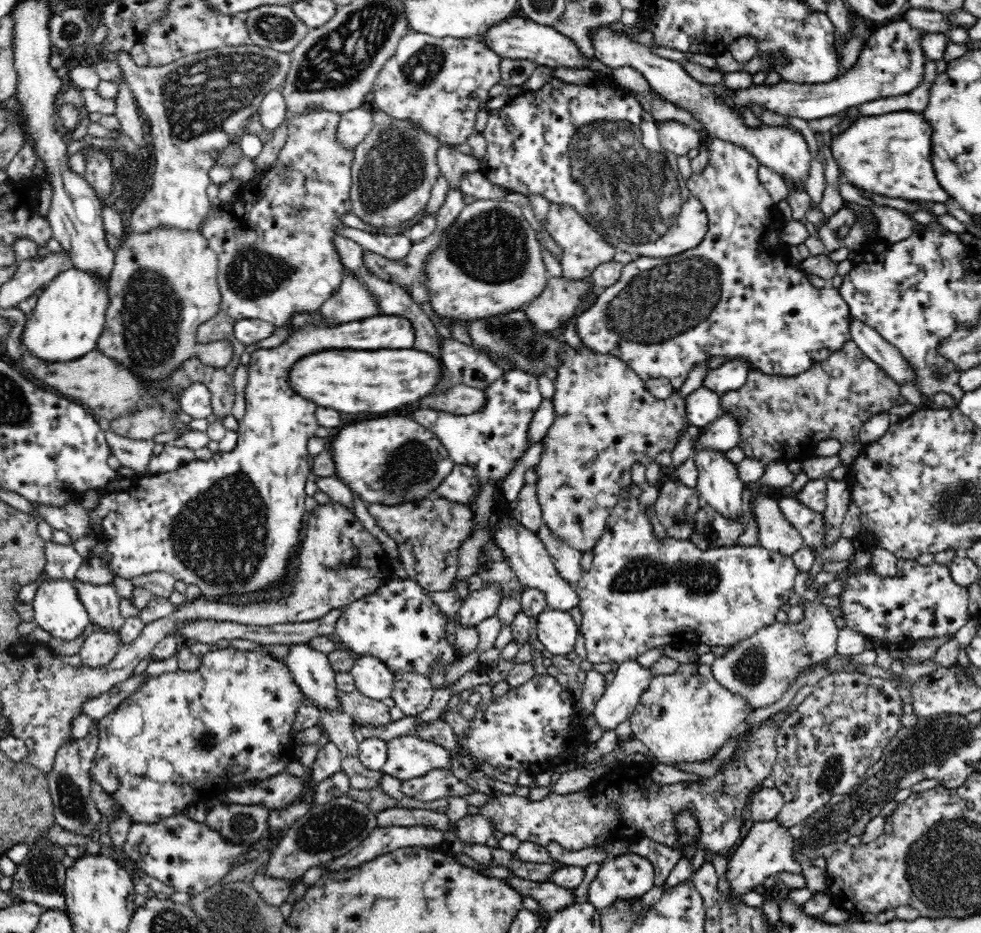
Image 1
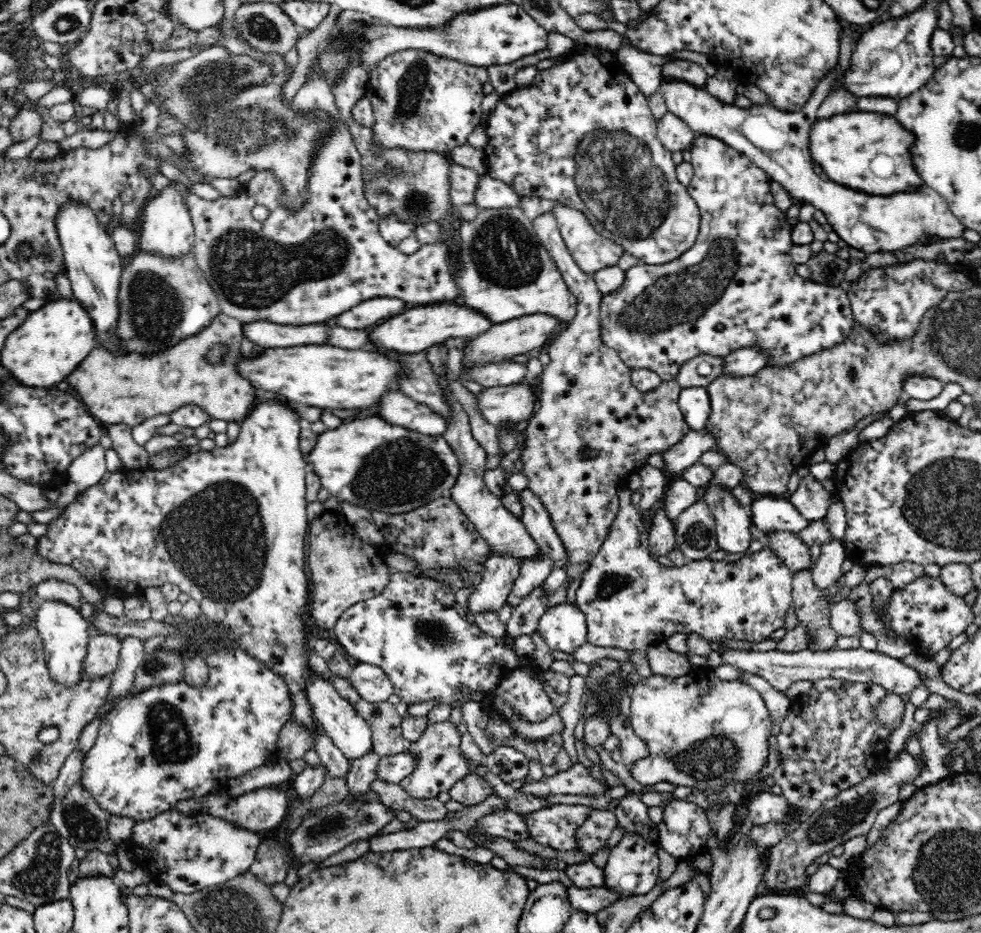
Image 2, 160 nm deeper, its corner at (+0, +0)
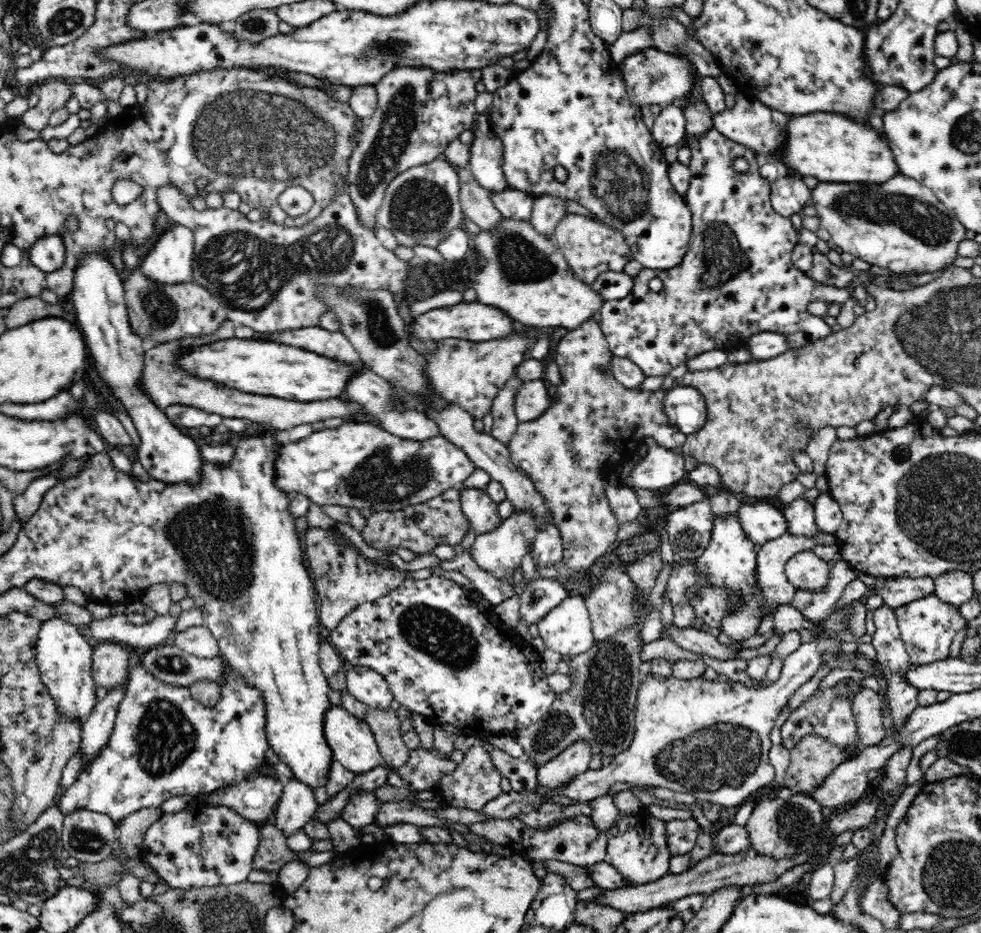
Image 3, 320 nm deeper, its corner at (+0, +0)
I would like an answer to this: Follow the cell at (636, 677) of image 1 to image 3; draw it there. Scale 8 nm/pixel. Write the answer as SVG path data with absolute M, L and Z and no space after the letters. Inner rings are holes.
M580 741L566 748L556 758L537 768L537 786L546 791L557 791L576 775L586 772L590 762L590 745Z

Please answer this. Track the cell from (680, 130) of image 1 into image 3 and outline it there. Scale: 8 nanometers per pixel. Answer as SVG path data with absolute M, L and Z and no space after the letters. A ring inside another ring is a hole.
M679 104L662 106L651 130L654 140L663 148L680 146L684 139L684 113Z

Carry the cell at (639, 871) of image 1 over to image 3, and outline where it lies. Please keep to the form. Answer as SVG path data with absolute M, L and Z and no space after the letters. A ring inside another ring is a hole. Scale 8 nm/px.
M647 809L637 814L621 814L605 832L610 864L626 881L641 885L662 879L669 874L669 862L673 855L667 845L666 823L651 815Z

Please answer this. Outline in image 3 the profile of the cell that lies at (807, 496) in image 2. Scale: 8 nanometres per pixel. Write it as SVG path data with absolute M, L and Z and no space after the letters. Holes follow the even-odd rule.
M802 497L789 502L783 507L784 519L788 523L786 534L805 536L805 538L820 538L822 532L815 521L814 507Z

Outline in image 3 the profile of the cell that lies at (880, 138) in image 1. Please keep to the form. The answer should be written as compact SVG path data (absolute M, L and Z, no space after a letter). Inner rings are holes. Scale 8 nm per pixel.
M812 112L810 114L790 114L788 122L784 128L786 138L784 142L774 148L772 154L768 154L767 162L776 164L781 172L787 174L794 173L800 178L813 176L820 183L823 182L871 182L872 184L882 184L894 174L898 174L896 159L892 156L892 151L888 148L888 140L882 138L870 126L862 125L858 121L852 121L842 114L829 112Z

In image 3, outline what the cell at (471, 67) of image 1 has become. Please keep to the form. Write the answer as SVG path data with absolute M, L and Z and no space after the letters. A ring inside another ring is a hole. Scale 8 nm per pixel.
M396 68L375 84L377 107L375 113L364 122L359 142L349 158L349 173L346 178L346 192L362 227L374 231L374 234L380 228L377 224L377 212L382 207L390 181L397 180L405 170L413 166L441 158L448 142L470 128L476 112L474 100L479 92L474 84L478 80L482 80L481 70L435 72L430 68Z

